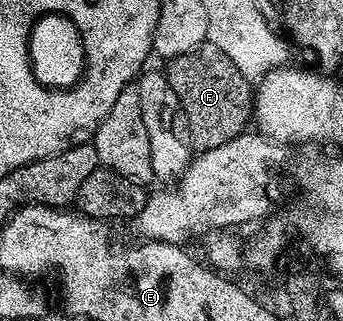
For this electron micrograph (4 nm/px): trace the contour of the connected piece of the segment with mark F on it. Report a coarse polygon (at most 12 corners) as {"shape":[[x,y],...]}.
{"shape":[[220,48],[165,63],[195,151],[252,122],[252,84]]}

